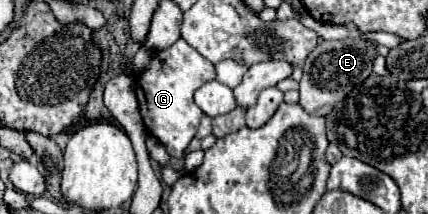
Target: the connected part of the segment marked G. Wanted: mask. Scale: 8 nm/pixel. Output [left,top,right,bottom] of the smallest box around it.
[119,38,215,158]

